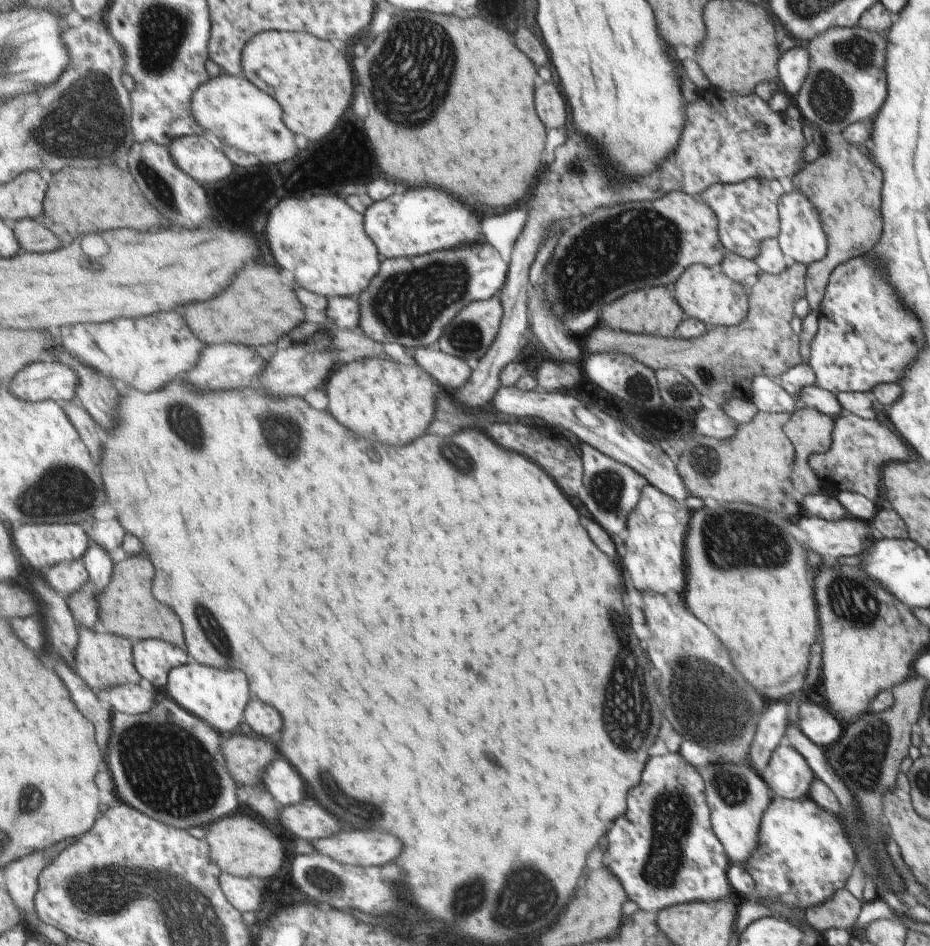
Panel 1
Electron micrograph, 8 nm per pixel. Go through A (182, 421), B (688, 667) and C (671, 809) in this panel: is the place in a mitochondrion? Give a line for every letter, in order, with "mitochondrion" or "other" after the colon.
A: mitochondrion
B: mitochondrion
C: mitochondrion

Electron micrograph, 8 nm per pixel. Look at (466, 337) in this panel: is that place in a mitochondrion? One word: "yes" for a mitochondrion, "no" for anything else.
yes

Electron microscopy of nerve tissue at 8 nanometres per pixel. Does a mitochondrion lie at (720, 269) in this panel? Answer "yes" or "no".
no

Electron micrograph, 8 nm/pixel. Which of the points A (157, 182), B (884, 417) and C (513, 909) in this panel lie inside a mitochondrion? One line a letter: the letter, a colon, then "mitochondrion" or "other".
A: mitochondrion
B: other
C: mitochondrion

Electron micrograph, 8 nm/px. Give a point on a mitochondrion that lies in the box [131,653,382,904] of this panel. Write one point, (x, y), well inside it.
(321, 881)

